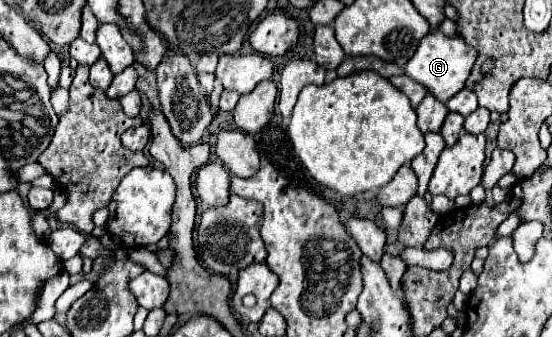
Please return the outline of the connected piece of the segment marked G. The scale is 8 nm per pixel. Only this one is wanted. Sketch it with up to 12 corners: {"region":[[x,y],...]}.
{"region":[[430,32],[406,74],[436,100],[464,88],[478,52]]}

